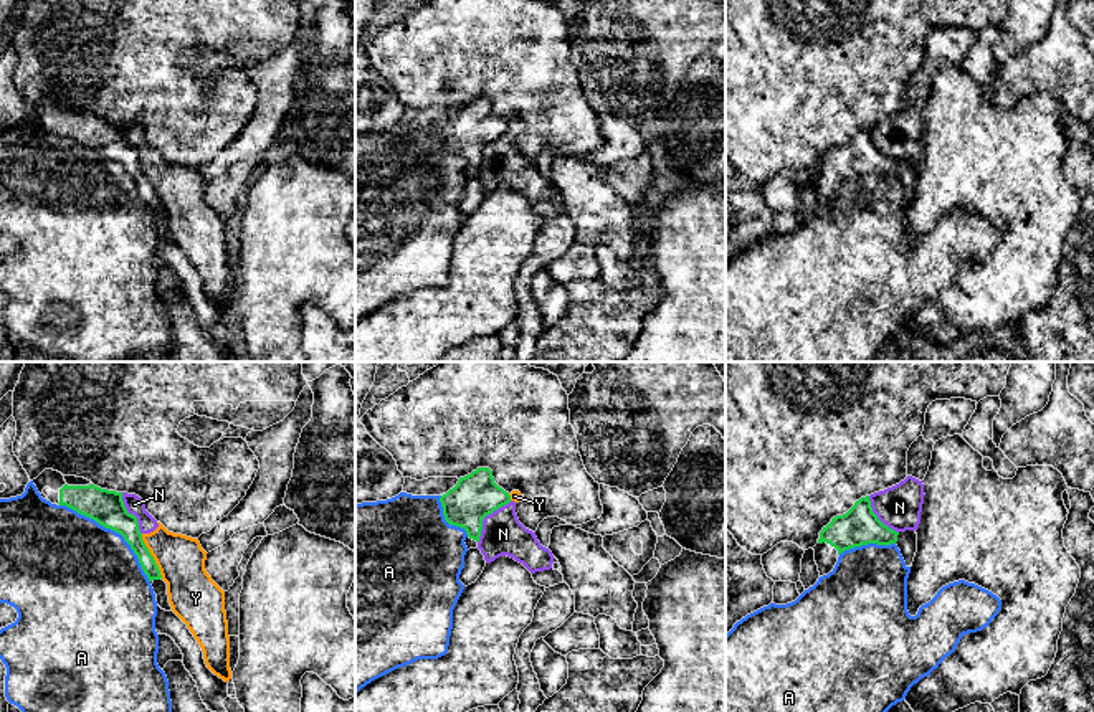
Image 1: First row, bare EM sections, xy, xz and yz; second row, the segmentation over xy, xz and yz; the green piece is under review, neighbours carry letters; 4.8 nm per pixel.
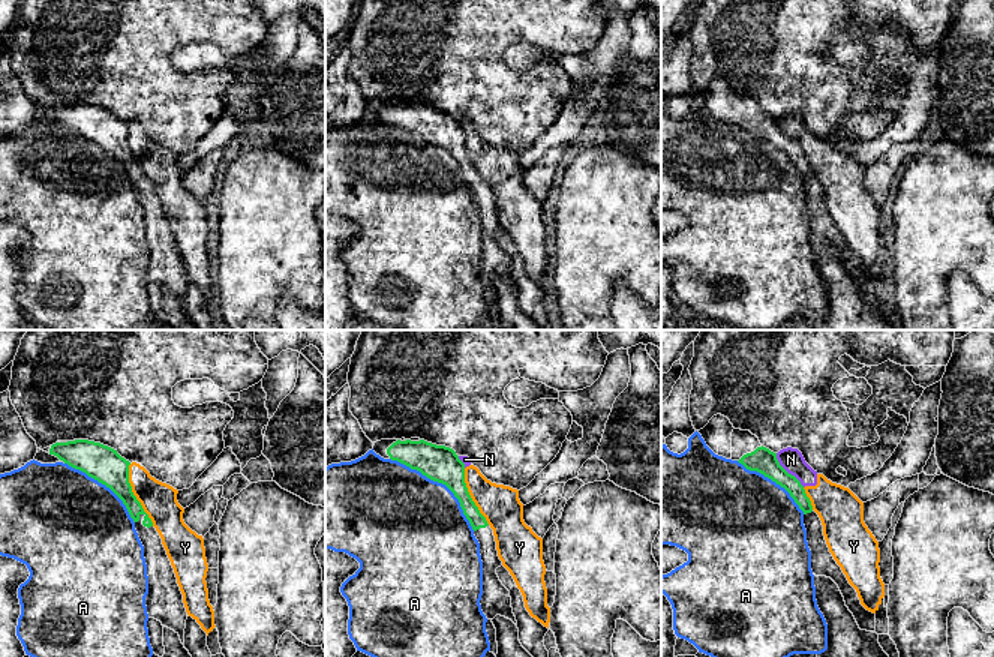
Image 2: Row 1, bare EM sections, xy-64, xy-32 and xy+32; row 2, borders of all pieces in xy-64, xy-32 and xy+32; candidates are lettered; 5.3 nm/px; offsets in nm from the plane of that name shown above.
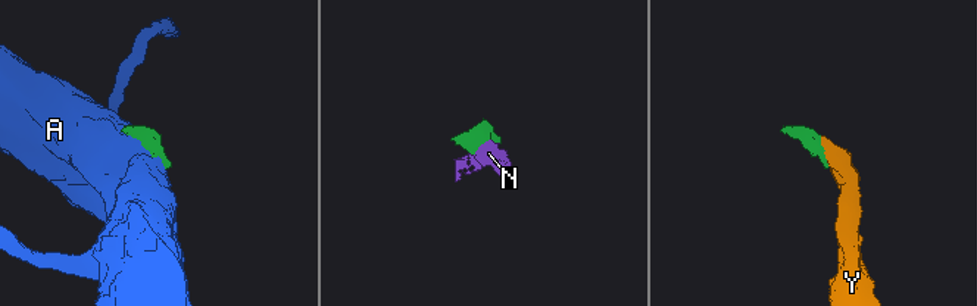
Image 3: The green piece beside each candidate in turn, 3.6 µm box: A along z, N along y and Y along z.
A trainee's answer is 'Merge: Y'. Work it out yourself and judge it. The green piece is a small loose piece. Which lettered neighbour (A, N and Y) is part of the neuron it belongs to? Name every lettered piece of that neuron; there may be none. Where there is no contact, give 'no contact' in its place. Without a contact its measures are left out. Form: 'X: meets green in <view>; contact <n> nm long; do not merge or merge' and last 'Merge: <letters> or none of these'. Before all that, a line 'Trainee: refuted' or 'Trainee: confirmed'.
Trainee: refuted
A: meets green in xy; contact 600 nm long; do not merge
N: meets green in xz; contact 260 nm long; do not merge
Y: meets green in xy; contact 240 nm long; do not merge
Merge: none of these

